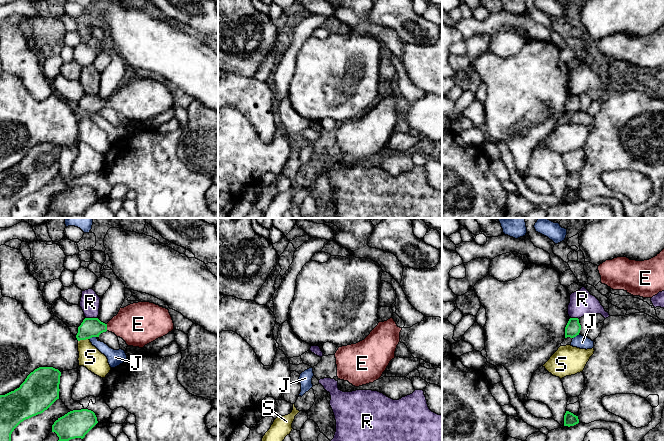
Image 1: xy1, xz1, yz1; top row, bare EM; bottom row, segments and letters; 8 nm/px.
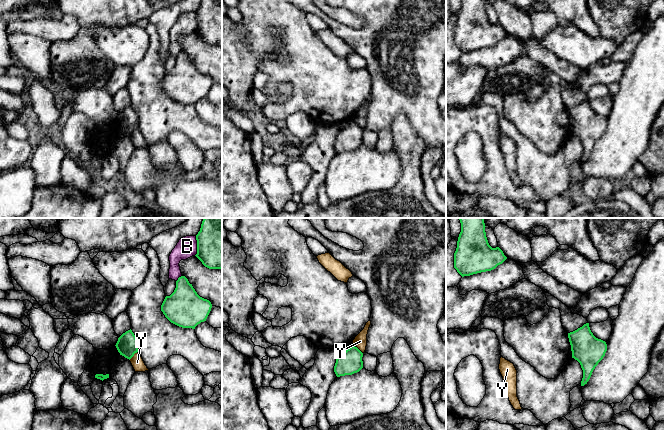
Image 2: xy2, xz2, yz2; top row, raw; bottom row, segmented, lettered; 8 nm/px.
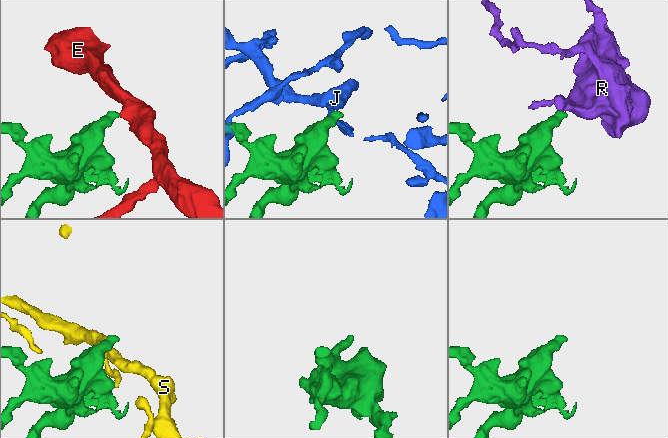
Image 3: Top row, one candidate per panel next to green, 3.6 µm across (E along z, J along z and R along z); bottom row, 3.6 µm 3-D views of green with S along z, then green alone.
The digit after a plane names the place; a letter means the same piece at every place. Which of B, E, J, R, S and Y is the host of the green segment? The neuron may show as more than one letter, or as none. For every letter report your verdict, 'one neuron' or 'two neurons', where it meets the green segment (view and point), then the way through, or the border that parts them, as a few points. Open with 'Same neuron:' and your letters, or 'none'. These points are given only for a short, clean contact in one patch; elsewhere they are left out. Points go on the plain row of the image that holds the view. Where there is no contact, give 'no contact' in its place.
Same neuron: E
B: two neurons; contact xy2 (197, 22)
E: one neuron; contact xy1 (106, 103); way xy1 (90, 103), (106, 103), (137, 100)
J: two neurons; contact xy1 (92, 112); border xy1 (96, 112), (92, 112), (89, 115)
R: two neurons; contact xy1 (91, 94)
S: two neurons; contact xy1 (83, 115); border xy1 (88, 114), (78, 117)
Y: two neurons; contact xz2 (358, 125)

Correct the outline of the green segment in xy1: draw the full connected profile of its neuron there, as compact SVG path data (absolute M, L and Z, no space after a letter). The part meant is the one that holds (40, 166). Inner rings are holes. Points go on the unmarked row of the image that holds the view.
M39 143L19 164L0 171L0 218L11 218L11 210L24 196L43 189L59 175L61 148Z

